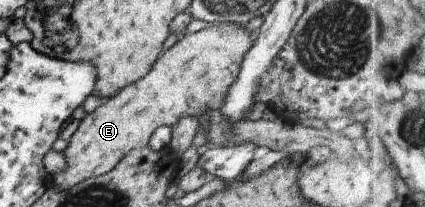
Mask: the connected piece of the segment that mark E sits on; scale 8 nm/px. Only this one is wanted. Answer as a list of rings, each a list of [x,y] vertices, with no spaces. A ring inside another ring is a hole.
[[[226,22],[226,25],[208,24],[198,32],[180,35],[176,45],[154,63],[152,71],[144,79],[123,87],[79,123],[78,129],[69,139],[68,148],[63,151],[67,159],[66,167],[50,178],[51,184],[60,190],[67,190],[85,179],[104,175],[122,161],[129,151],[148,146],[148,140],[158,127],[172,127],[184,115],[199,117],[207,110],[220,110],[231,85],[237,80],[241,61],[255,43],[255,38],[250,36],[244,26],[234,22]]]

